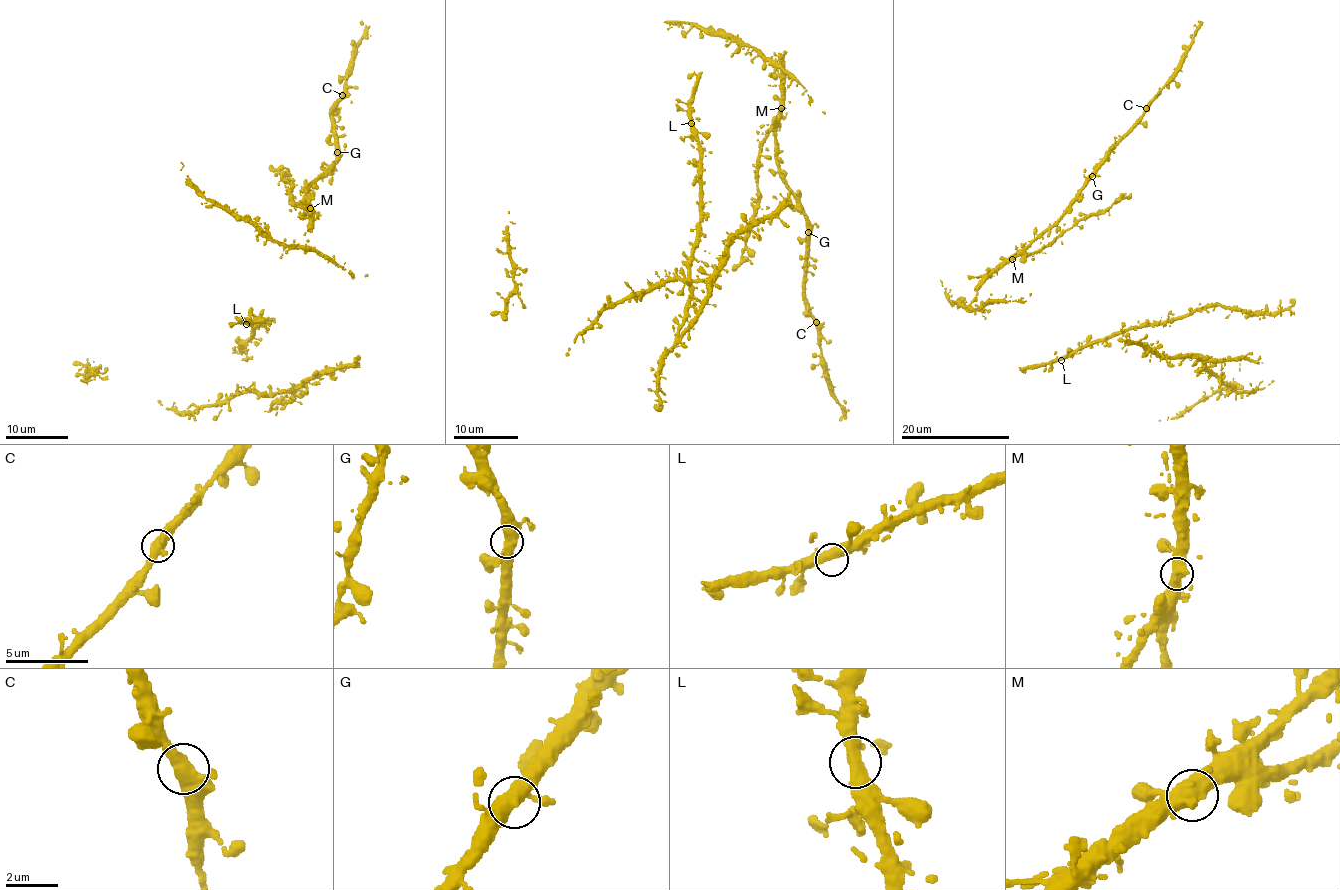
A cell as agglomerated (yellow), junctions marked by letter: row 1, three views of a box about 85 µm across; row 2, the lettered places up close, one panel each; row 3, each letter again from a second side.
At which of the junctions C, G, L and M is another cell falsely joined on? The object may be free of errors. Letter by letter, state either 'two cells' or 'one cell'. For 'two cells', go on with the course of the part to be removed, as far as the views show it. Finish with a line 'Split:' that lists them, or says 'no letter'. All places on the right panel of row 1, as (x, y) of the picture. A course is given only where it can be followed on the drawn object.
C: one cell
G: one cell
L: one cell
M: one cell
Split: no letter

